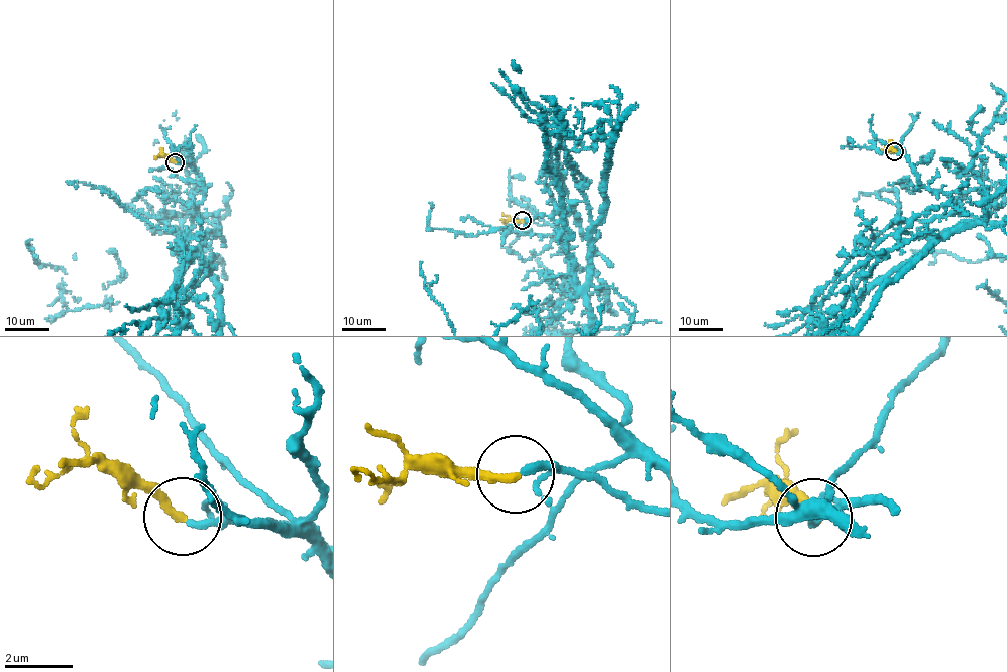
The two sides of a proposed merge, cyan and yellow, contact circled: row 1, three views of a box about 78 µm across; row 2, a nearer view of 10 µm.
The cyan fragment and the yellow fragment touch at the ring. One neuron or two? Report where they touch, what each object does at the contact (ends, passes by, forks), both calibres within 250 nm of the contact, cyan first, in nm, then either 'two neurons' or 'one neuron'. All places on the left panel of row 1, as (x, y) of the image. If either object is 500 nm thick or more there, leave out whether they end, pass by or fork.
(175, 162) | cyan ends | yellow ends | 240/260 nm | one neuron

